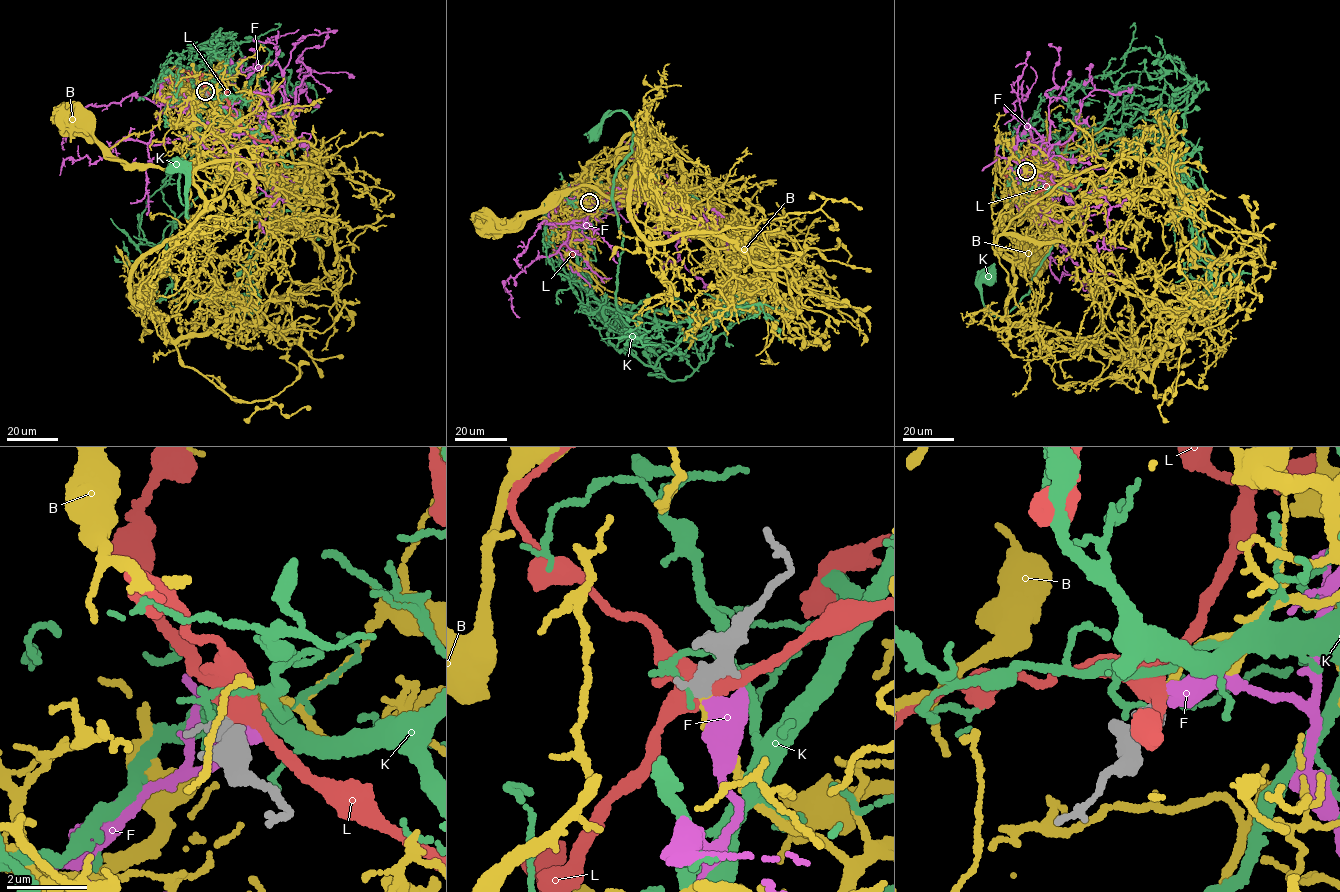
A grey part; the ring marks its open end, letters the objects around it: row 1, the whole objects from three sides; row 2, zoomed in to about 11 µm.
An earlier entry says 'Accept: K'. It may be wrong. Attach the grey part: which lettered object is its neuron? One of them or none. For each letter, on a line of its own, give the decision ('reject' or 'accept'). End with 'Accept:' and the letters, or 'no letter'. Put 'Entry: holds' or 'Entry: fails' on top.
Entry: fails
B: accept
F: reject
K: reject
L: reject
Accept: B

